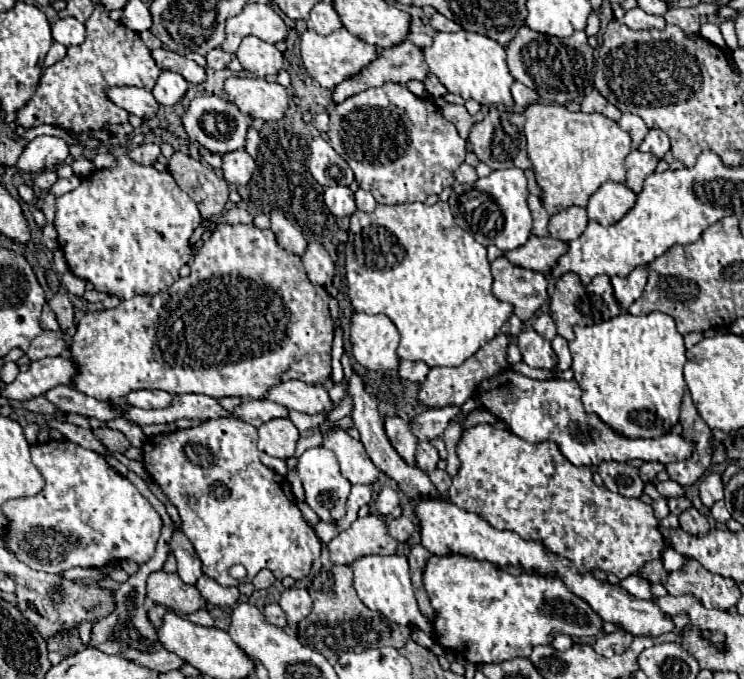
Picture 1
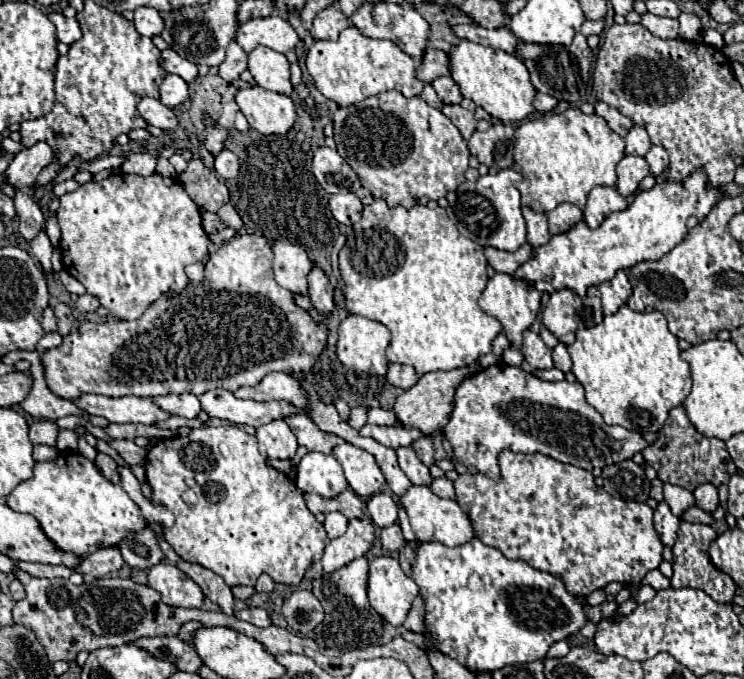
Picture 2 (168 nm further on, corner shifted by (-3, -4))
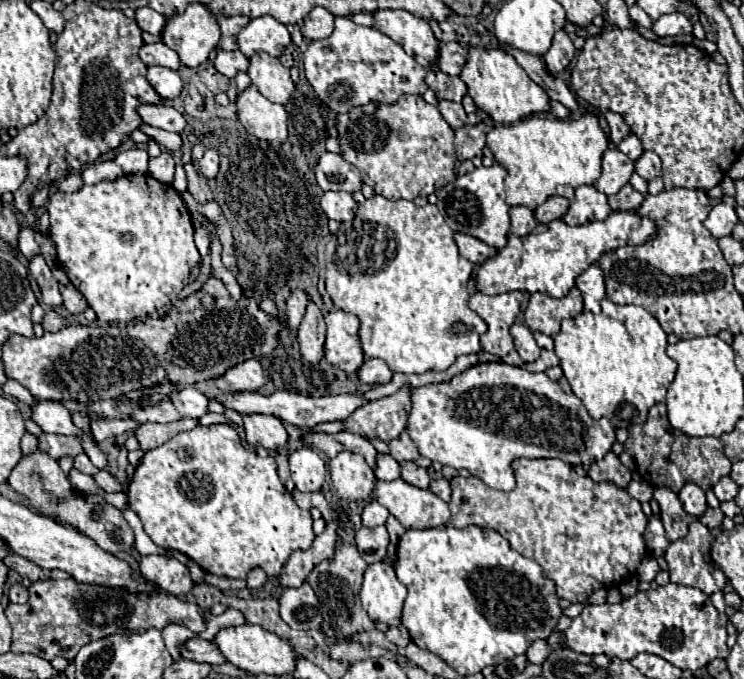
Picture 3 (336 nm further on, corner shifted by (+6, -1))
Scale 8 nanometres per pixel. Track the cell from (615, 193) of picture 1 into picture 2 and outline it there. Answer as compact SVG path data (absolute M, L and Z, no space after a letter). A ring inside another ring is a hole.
M595 186L587 198L587 206L583 210L583 222L589 228L597 228L609 214L625 208L625 204L627 200L615 188Z

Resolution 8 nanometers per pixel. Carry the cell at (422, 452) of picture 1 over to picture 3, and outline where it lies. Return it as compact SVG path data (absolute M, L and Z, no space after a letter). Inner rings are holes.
M406 431L400 433L396 439L392 439L388 443L388 447L390 447L390 455L398 463L402 463L402 461L416 461L420 457L420 453L416 449L416 443L410 439L410 435Z

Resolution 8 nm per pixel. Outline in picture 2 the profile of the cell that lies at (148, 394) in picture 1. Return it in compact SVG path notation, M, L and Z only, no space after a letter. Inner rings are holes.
M173 394L173 396L157 396L153 398L157 400L157 404L161 404L161 408L165 408L169 414L175 416L183 416L183 418L197 418L201 412L201 402L197 396L193 394Z

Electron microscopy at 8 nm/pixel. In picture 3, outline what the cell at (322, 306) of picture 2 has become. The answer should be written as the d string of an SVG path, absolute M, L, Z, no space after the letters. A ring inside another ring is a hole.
M308 297L308 309L304 313L304 319L298 327L298 341L300 341L300 351L302 357L308 363L318 363L324 355L324 339L326 339L326 325L324 325L324 315L320 307Z

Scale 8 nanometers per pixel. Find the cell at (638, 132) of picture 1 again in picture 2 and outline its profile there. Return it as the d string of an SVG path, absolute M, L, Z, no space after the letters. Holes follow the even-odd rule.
M633 126L629 130L629 134L625 136L625 154L633 154L633 156L645 156L651 148L651 140L649 134L645 132L645 128L641 126Z

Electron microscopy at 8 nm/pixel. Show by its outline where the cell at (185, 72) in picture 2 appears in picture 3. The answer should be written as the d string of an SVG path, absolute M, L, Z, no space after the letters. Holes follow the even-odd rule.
M162 41L154 43L154 45L142 45L140 49L140 59L152 67L152 65L160 65L160 67L168 67L172 71L178 71L178 67L182 65L178 59L178 53L172 51L170 47L166 47Z

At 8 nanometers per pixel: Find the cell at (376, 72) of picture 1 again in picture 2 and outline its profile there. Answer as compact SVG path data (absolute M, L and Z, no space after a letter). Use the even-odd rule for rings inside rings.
M427 50L423 60L421 60L421 68L417 70L417 76L421 76L421 80L431 84L435 78L449 76L449 74L451 74L451 66L449 66L447 52L443 52L443 50Z

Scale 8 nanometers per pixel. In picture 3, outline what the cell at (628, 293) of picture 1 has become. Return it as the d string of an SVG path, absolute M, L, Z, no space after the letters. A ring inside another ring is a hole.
M590 265L578 279L576 287L582 291L584 297L584 309L598 313L600 311L600 301L606 297L604 289L604 273L598 265Z

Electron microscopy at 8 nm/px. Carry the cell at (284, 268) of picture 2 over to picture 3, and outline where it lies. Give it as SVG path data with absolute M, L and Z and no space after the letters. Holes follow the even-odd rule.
M292 289L290 297L286 301L286 317L288 317L288 325L290 327L298 329L300 319L302 319L302 315L306 311L306 303L308 303L306 293L302 289Z

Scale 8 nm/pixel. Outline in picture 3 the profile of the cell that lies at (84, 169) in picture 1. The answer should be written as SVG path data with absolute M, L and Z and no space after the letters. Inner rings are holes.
M126 149L120 151L114 161L126 171L126 173L146 173L148 171L148 151L146 149Z

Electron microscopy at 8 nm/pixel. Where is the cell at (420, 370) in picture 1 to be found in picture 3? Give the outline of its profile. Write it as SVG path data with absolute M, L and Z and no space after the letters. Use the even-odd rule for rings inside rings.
M368 359L368 361L364 361L364 365L358 371L360 381L368 383L368 385L388 383L388 381L392 381L392 375L394 373L392 373L392 369L388 369L388 363L380 361L380 359Z

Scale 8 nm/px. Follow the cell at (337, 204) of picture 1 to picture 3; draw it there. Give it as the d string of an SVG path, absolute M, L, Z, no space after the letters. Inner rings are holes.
M326 191L320 199L320 207L328 219L334 221L352 221L358 205L346 191Z

